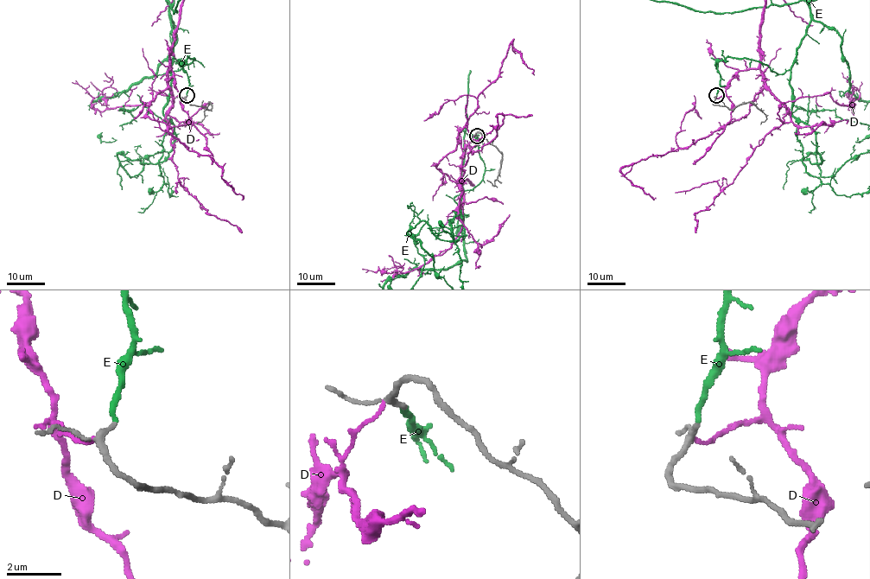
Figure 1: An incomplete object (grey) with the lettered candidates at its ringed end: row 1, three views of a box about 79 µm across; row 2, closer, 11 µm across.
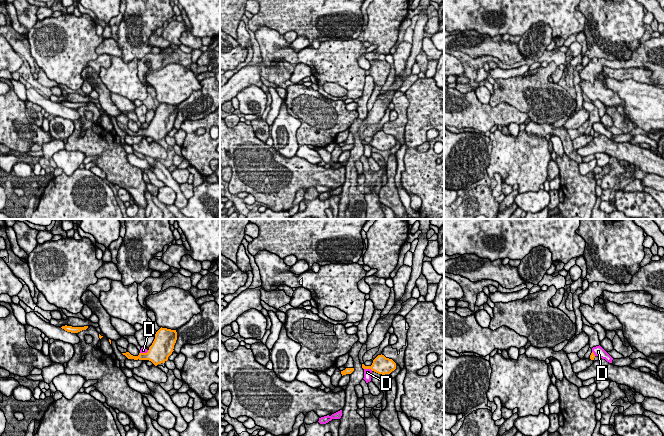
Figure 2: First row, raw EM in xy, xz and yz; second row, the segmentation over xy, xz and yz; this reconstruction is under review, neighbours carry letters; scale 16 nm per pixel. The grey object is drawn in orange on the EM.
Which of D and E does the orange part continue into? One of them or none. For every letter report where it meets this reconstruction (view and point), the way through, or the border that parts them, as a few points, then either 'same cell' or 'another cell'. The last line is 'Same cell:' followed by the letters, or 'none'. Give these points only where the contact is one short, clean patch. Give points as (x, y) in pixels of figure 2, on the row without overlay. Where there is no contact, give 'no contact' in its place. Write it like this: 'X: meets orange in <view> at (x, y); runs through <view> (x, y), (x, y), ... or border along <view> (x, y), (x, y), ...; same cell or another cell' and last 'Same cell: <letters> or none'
D: meets orange in xz at (368, 144); border along xz (364, 144), (372, 146); another cell
E: no contact; same cell
Same cell: E

